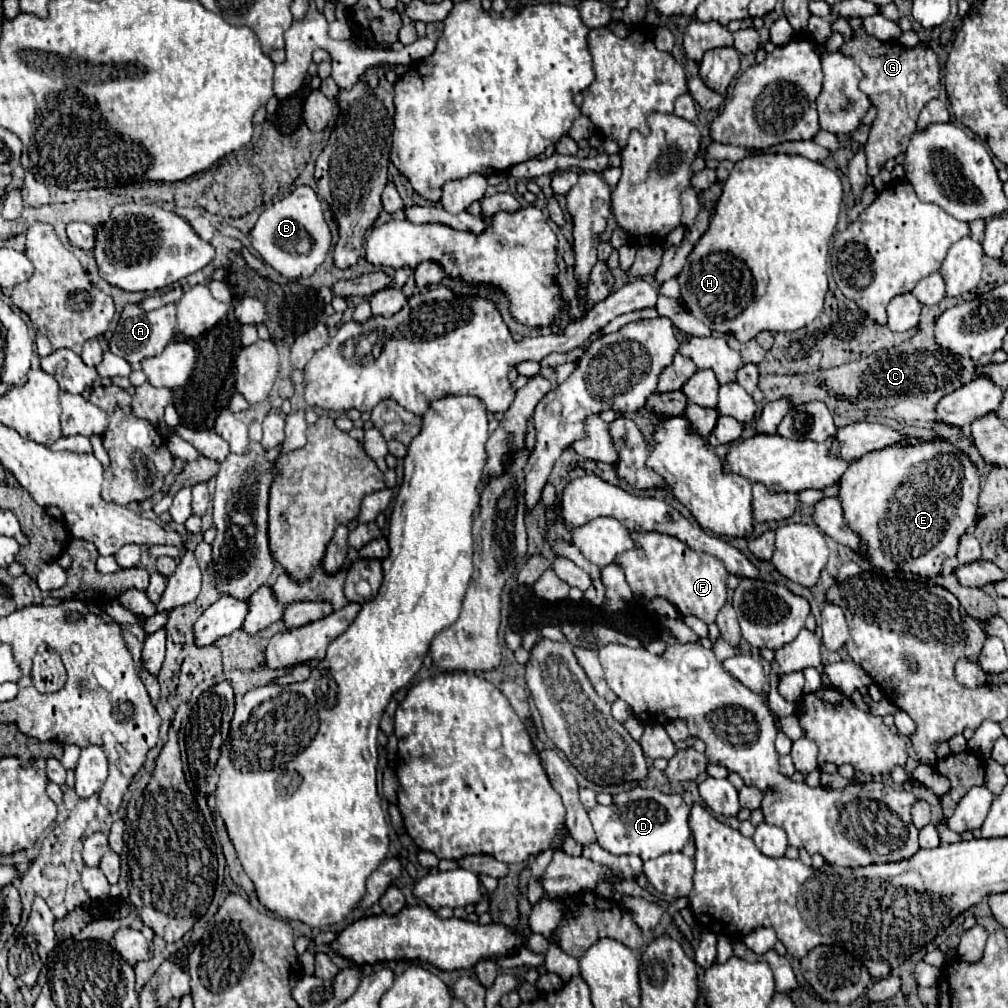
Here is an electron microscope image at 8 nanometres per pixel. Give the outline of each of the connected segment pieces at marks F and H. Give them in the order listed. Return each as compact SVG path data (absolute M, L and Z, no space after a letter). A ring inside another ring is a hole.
M633 533L637 543L635 549L617 557L617 563L623 565L627 583L633 593L643 593L643 603L653 597L665 597L673 603L683 615L695 615L707 625L715 621L719 609L727 601L727 569L725 565L707 555L689 549L675 537L661 533Z
M773 153L773 155L751 155L751 157L745 157L745 159L741 159L741 161L737 161L737 163L735 163L735 167L733 167L733 171L731 171L731 173L729 173L729 177L727 177L727 181L725 181L725 183L723 183L723 193L721 193L721 197L719 197L719 201L717 201L717 205L715 205L715 215L713 215L713 217L711 217L711 223L709 223L709 229L707 229L707 231L705 231L705 233L703 233L703 237L701 237L701 239L699 239L699 241L697 241L697 245L695 245L695 247L693 247L693 251L691 251L691 253L689 253L689 257L687 257L687 263L685 263L685 267L683 267L683 269L681 269L681 273L679 273L679 283L681 283L681 299L683 299L683 303L685 303L685 305L687 305L687 309L689 309L689 311L691 311L691 313L693 313L693 315L695 315L695 317L697 317L697 319L699 319L699 321L703 321L703 323L705 323L705 325L707 325L707 327L709 327L709 329L711 329L711 331L719 331L719 333L727 333L727 331L731 331L731 333L733 333L733 335L735 335L735 337L737 337L737 339L739 339L739 341L749 341L749 339L753 339L753 337L755 337L755 335L757 335L757 333L761 333L761 331L797 331L797 329L801 329L801 327L805 327L805 325L809 325L809 323L811 323L811 321L813 321L813 319L815 319L815 317L817 317L817 315L819 315L819 313L821 313L821 309L823 309L823 299L825 299L825 293L827 293L827 271L828 271L828 270L829 270L829 242L830 242L830 241L831 241L831 235L833 235L833 231L835 231L835 225L837 225L837 215L839 215L839 209L841 209L841 201L843 201L843 185L841 185L841 177L839 177L839 173L837 173L837 171L833 171L833 169L829 169L829 167L825 167L825 165L823 165L823 163L821 163L821 161L811 161L811 159L807 159L807 157L801 157L801 155L787 155L787 153ZM739 259L741 259L741 261L743 261L743 263L745 263L745 265L747 265L747 267L749 267L749 271L751 271L751 281L749 281L749 275L747 275L747 271L745 271L745 269L739 269Z

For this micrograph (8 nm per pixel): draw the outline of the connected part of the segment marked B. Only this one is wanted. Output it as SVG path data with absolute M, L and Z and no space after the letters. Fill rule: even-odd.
M299 185L281 201L269 205L257 219L255 227L249 233L251 245L263 257L267 265L279 271L287 279L303 279L315 273L315 269L325 261L331 245L333 235L325 221L321 201L317 193L309 185ZM309 235L309 245L307 245Z

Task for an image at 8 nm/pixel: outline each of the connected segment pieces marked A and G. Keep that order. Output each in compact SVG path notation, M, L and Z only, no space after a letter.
M129 303L129 305L125 305L121 319L119 319L119 325L117 325L117 329L109 341L111 353L127 359L129 363L159 355L165 349L165 345L173 339L175 325L177 325L177 317L175 317L175 305L173 303L165 305L161 309L155 309L155 311L143 311L139 305Z
M849 19L849 25L857 31L857 37L847 39L841 51L853 55L863 69L863 91L877 107L877 119L873 121L869 139L863 147L867 157L867 171L871 177L875 177L887 159L897 157L907 149L911 135L915 133L919 111L927 101L939 95L939 65L937 55L931 49L923 49L921 45L917 45L915 49L907 49L897 41L883 43L861 29L861 19Z

